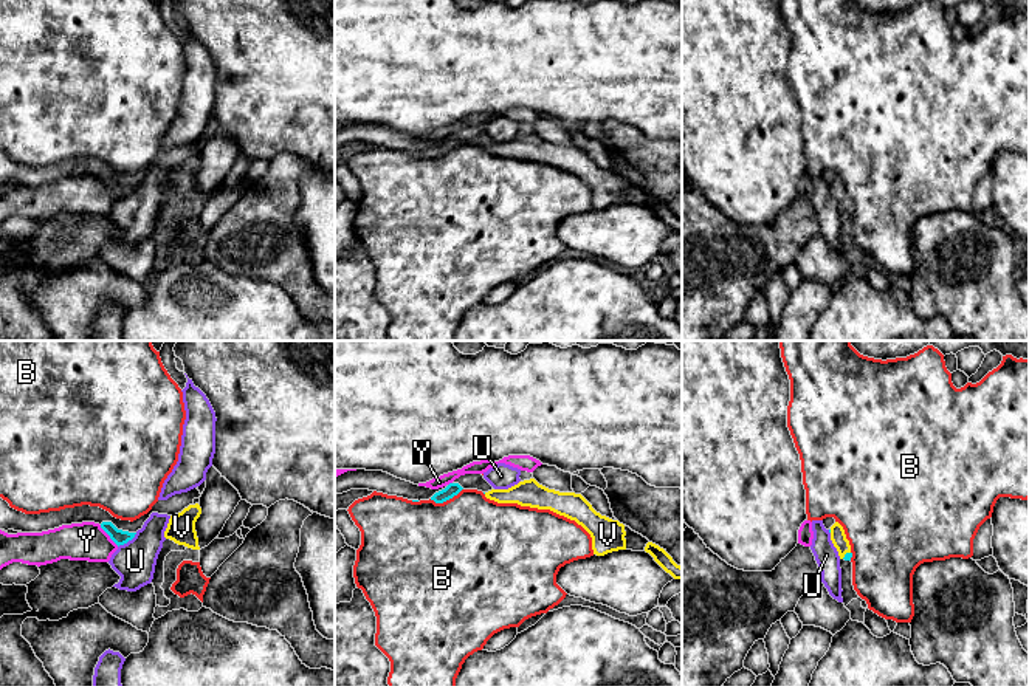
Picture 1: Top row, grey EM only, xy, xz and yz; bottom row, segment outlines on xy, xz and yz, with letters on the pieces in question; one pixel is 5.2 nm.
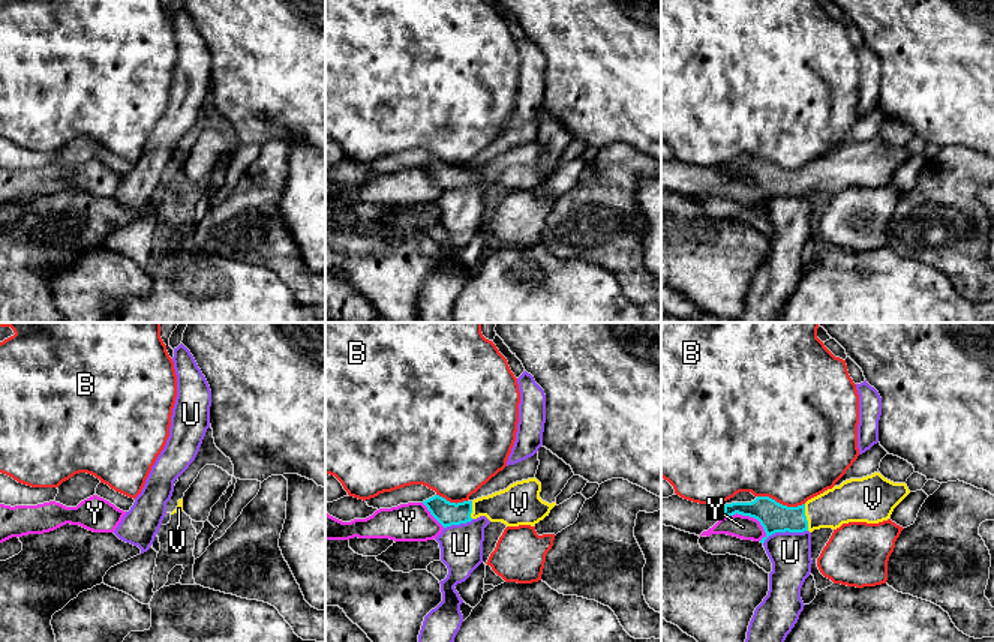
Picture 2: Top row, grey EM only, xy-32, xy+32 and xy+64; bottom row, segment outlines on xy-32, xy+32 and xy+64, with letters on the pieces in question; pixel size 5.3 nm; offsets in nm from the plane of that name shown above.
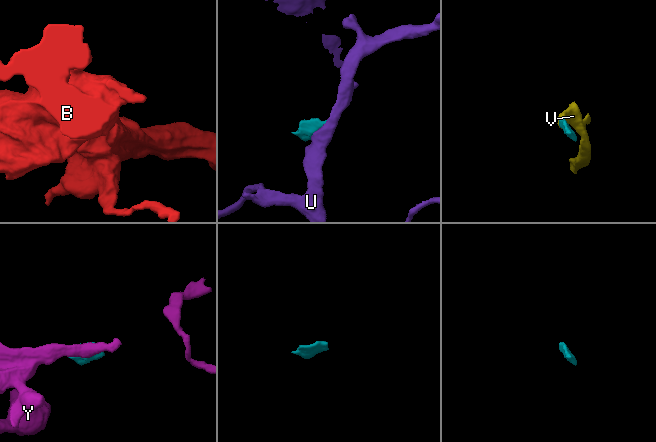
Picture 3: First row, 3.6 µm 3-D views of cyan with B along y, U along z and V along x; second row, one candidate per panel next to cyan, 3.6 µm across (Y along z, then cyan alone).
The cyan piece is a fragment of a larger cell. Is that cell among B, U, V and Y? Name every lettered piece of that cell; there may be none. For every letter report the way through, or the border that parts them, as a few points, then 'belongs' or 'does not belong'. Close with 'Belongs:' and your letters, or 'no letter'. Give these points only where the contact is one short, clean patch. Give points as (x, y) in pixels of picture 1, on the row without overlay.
B: does not belong
U: border along xy (137, 186), (118, 200); does not belong
V: runs through yz (848, 209), (845, 208), (837, 186); belongs
Y: border along xy (99, 178), (118, 198); does not belong
Belongs: V

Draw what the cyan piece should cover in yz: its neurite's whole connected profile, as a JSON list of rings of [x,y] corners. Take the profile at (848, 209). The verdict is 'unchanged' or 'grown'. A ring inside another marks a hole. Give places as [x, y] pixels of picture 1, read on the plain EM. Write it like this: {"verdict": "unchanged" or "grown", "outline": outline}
{"verdict": "grown", "outline": [[[835,175],[831,180],[831,194],[837,201],[840,212],[851,214],[852,211],[851,198],[849,194],[846,192],[843,180],[838,175]]]}

